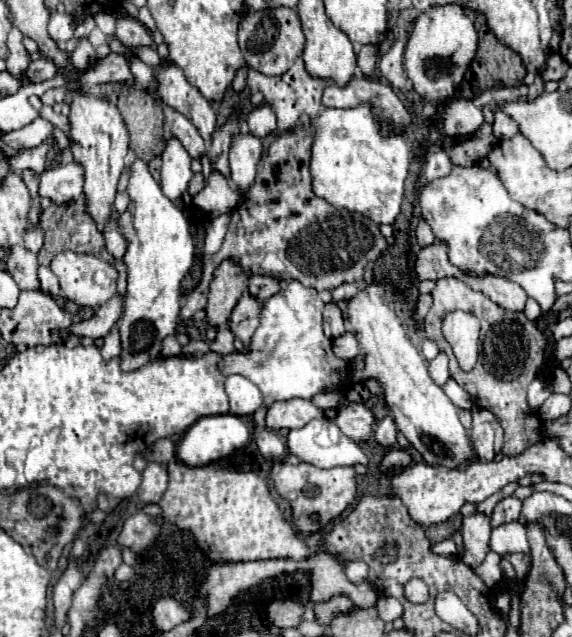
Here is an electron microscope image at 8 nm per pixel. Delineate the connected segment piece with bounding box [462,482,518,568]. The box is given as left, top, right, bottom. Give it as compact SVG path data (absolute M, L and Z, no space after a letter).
M512 482L508 486L504 486L498 494L490 496L484 502L476 504L476 512L466 516L462 520L462 536L464 536L464 554L462 560L470 566L476 568L478 564L482 564L482 560L488 554L488 542L490 542L490 532L492 532L492 512L494 506L506 498L506 494L514 492L518 484Z

